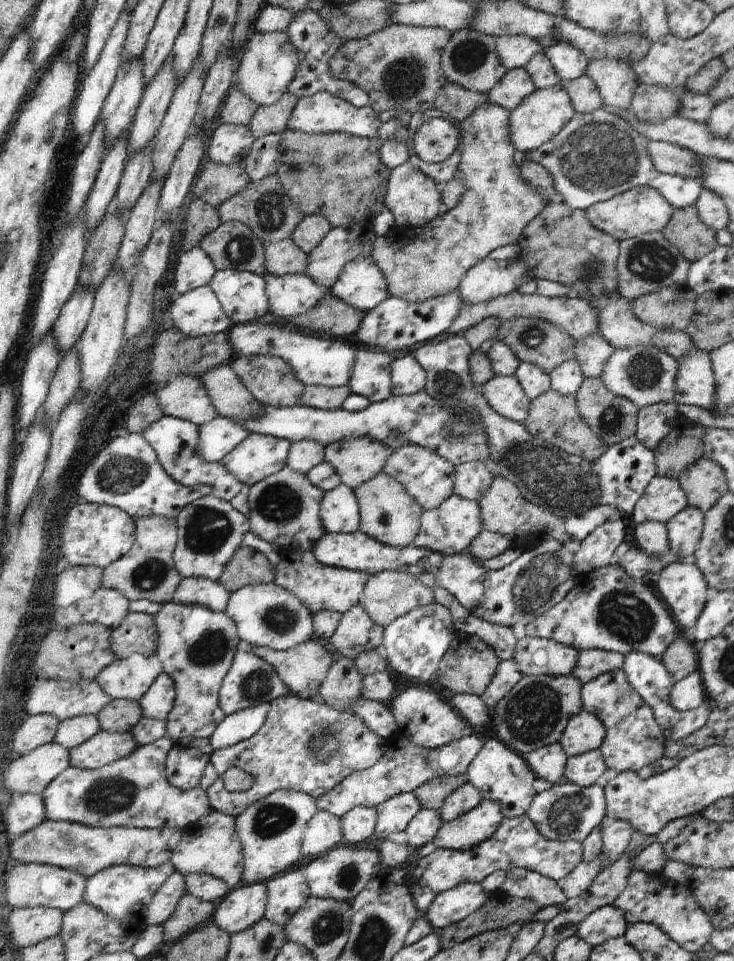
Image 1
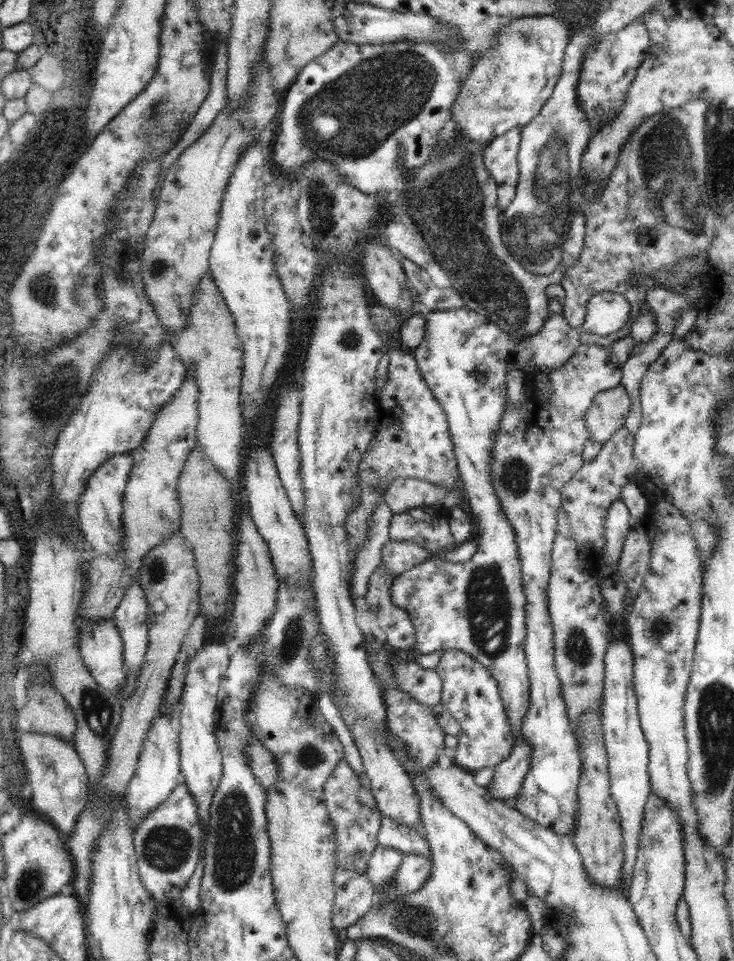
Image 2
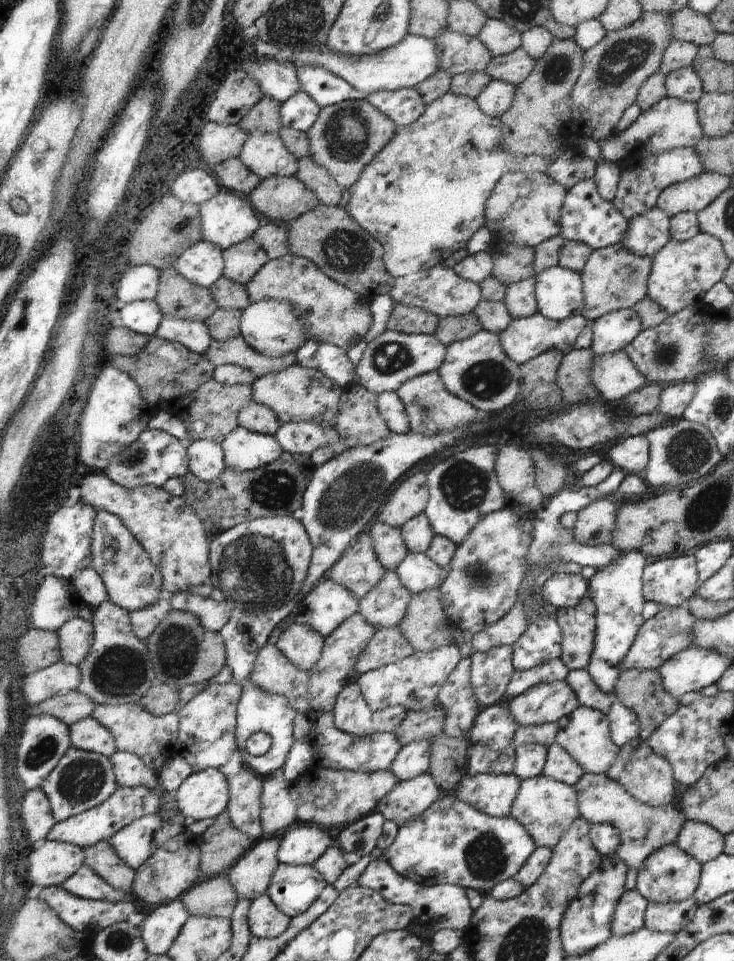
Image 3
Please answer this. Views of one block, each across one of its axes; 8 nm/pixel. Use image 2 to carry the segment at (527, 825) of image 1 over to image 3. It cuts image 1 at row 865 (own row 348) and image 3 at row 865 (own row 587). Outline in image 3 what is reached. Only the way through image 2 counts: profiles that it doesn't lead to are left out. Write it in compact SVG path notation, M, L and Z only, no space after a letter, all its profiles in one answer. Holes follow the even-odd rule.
M453 795L436 800L420 816L398 826L394 842L382 851L400 876L416 884L456 885L485 895L496 884L512 879L536 847L515 818L491 817Z

